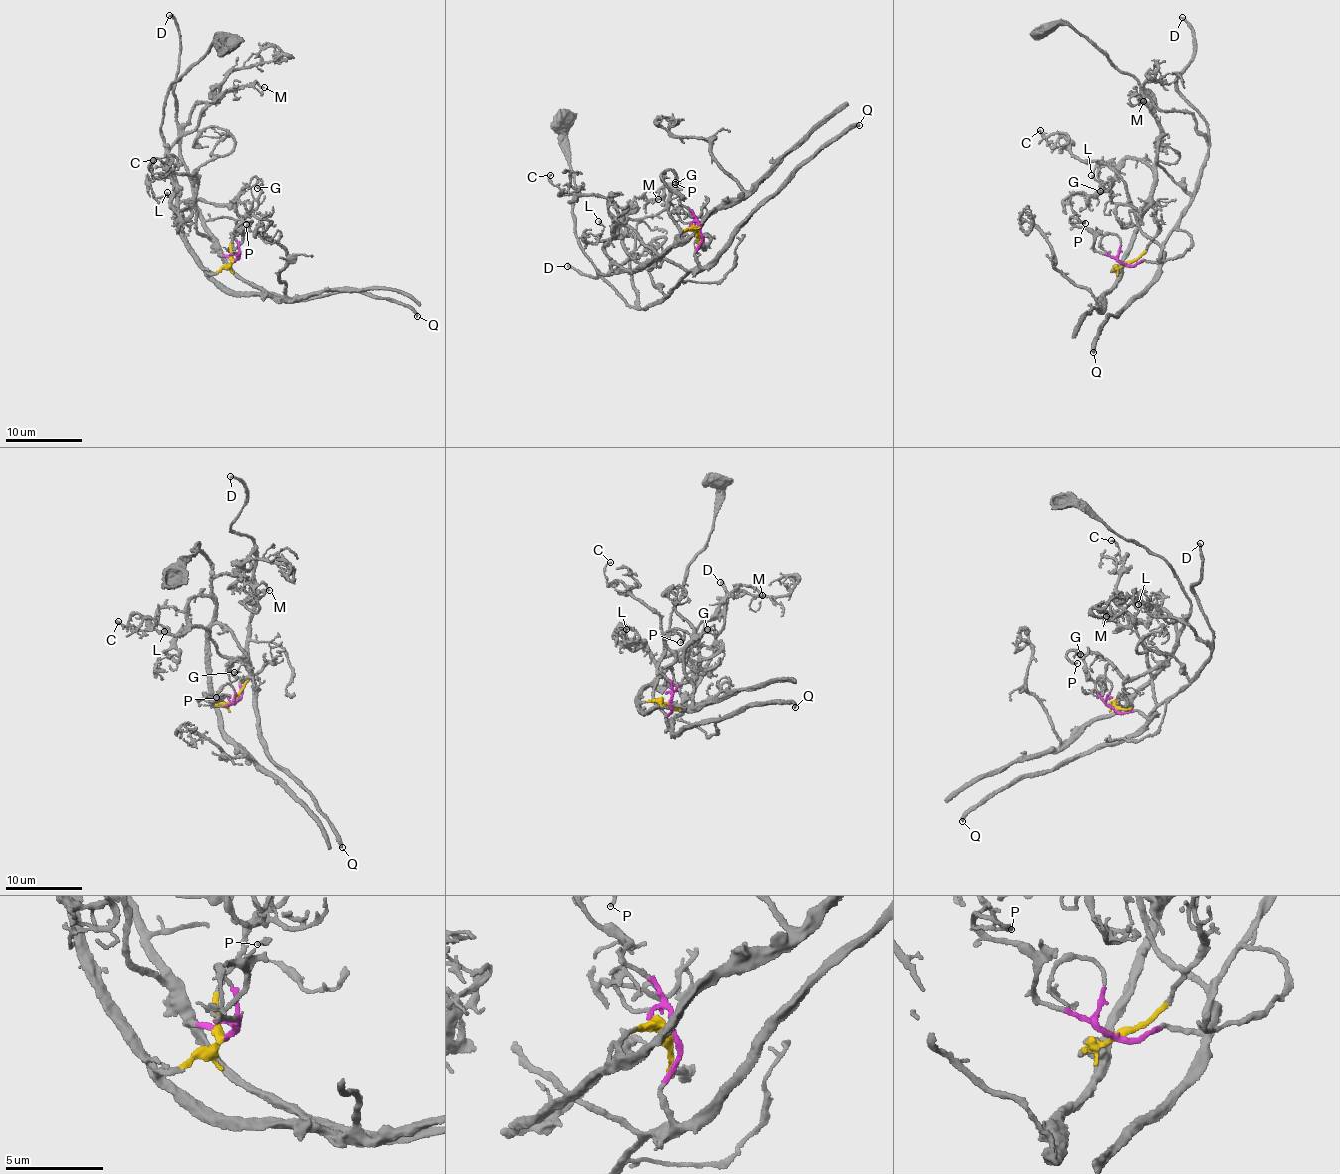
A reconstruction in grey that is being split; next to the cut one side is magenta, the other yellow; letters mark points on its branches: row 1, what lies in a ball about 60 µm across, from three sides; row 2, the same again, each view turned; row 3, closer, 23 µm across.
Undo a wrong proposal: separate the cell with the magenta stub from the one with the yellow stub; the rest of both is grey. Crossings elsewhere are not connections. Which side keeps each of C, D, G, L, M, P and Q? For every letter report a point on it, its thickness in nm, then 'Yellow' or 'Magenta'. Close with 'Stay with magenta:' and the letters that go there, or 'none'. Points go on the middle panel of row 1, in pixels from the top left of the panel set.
C: Place: (550, 175). Thickness 160 nm. Magenta
D: Place: (567, 266). Thickness 240 nm. Magenta
G: Place: (675, 184). Thickness 170 nm. Yellow
L: Place: (598, 221). Thickness 170 nm. Yellow
M: Place: (658, 199). Thickness 170 nm. Yellow
P: Place: (675, 182). Thickness 200 nm. Magenta
Q: Place: (859, 125). Thickness 320 nm. Magenta
Stay with magenta: C, D, P, Q

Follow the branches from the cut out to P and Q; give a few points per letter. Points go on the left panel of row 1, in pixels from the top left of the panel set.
P: (233, 260), (239, 256), (234, 251), (242, 236), (235, 232), (236, 228), (246, 222), (247, 225)
Q: (233, 260), (218, 254), (245, 280), (270, 293), (370, 292), (400, 301), (417, 317)

